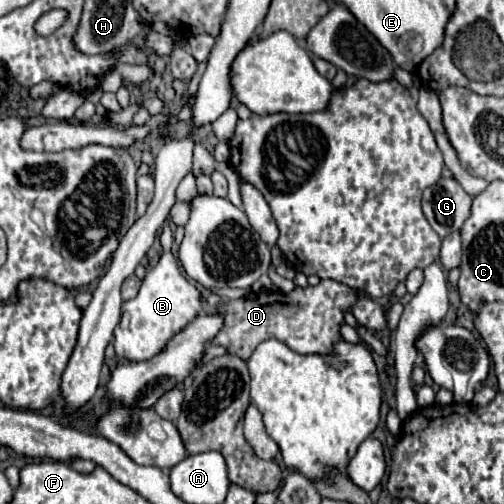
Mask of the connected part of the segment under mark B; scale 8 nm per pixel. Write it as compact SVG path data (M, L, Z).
M166 247L156 267L152 267L142 279L138 295L126 301L122 309L130 313L130 323L126 329L114 331L116 355L128 361L146 361L166 349L166 343L202 311L202 303L200 291L184 277L178 261L170 253L170 247Z

